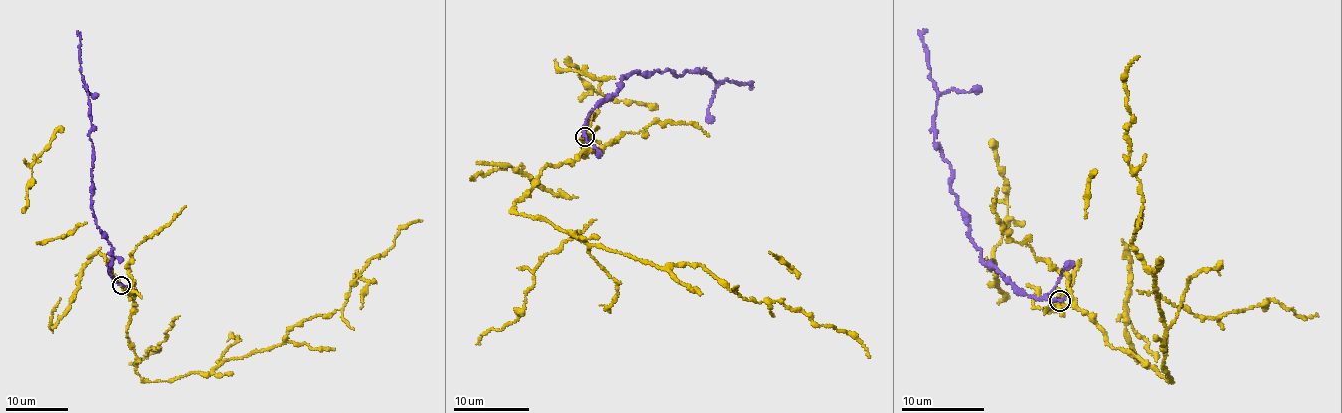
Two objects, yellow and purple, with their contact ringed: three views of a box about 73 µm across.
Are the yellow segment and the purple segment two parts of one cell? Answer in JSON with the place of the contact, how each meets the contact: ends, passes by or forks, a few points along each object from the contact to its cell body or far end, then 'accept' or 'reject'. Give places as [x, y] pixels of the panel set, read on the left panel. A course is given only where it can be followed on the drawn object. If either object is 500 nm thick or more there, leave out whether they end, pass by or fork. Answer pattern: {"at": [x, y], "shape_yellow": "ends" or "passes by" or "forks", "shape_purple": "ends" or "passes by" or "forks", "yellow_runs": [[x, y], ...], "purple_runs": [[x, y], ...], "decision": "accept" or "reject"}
{"at": [121, 285], "shape_yellow": "passes by", "shape_purple": "ends", "yellow_runs": [[121, 286], [135, 297], [125, 337], [136, 372], [151, 381], [209, 372], [343, 307], [368, 260], [422, 220]], "purple_runs": [[121, 285], [110, 274], [111, 246], [96, 225], [91, 204], [94, 147], [87, 84], [80, 71], [78, 33]], "decision": "reject"}

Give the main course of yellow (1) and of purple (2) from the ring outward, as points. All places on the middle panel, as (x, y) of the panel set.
1: (584, 136), (585, 150), (540, 170), (519, 213), (660, 267), (697, 263), (742, 297), (844, 330), (870, 357)
2: (585, 137), (588, 114), (635, 72), (669, 69), (680, 77), (698, 68), (720, 84), (750, 84), (750, 89)

